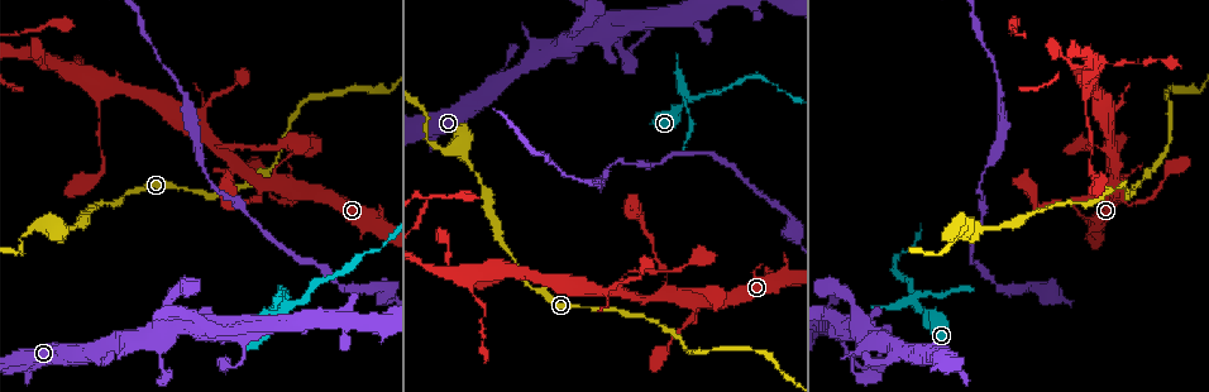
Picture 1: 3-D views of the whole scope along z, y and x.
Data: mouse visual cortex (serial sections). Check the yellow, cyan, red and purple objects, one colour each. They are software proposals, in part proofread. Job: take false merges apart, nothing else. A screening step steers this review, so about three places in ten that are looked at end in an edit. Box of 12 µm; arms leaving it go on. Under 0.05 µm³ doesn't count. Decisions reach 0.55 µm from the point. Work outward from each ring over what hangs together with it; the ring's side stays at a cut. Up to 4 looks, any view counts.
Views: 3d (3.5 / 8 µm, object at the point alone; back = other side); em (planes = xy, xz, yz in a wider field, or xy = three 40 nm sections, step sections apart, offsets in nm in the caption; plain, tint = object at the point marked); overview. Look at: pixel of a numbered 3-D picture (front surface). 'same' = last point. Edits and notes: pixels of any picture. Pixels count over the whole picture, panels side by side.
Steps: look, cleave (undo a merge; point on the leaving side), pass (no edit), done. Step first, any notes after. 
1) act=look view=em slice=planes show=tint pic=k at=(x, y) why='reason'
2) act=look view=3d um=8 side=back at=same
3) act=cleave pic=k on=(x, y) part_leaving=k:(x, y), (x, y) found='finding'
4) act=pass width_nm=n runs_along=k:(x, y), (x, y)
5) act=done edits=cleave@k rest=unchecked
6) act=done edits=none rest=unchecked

act=look view=3d um=8 pic=1 at=(1112, 144) why='branch point'

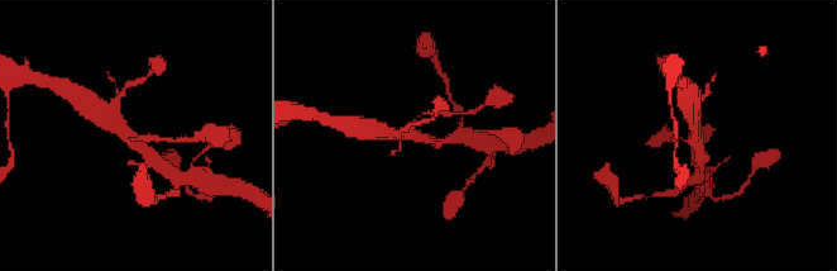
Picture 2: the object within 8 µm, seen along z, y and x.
act=look view=em slice=planes show=tint pic=2 at=(412, 135) arms=3 arm_widths_nm=150,250,350

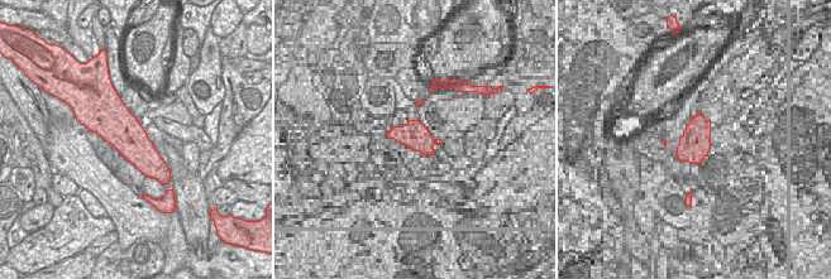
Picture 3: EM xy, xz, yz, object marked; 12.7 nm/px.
act=cleave pic=2 on=(148, 138) found='two cells meet here'

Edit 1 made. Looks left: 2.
act=look view=overview why='redraw'

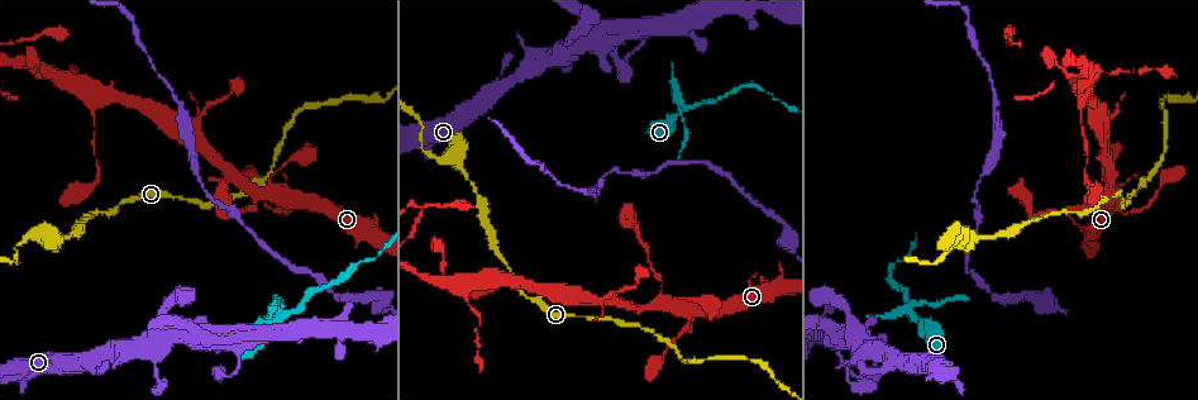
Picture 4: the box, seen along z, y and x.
act=look view=3d um=3.5 pic=4 at=(685, 109) why='sharp bend'

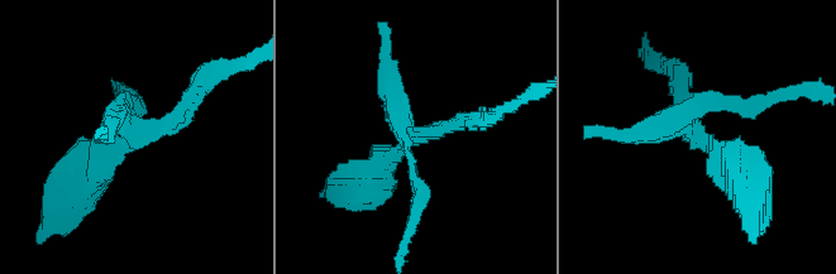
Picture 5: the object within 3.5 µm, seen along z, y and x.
act=cleave pic=5 on=(655, 120) part_leaving=5:(691, 120), (591, 133) found='a second cell is stuck on'

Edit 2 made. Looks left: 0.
act=done edits=cleave@2,cleave@5 rest=unchecked

